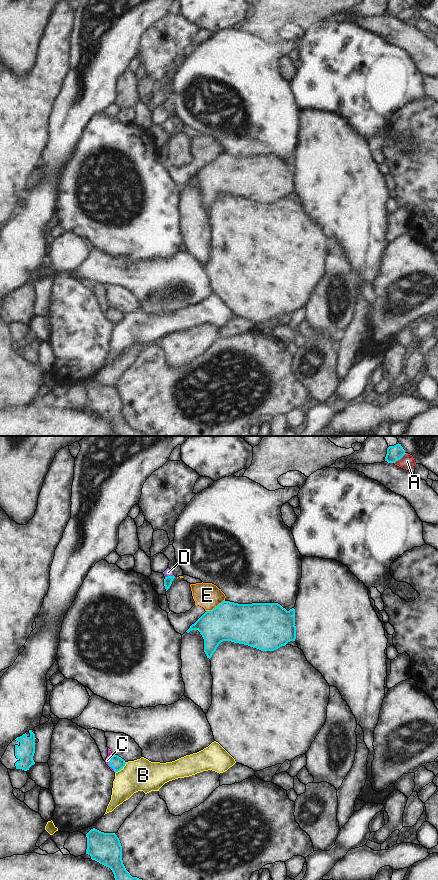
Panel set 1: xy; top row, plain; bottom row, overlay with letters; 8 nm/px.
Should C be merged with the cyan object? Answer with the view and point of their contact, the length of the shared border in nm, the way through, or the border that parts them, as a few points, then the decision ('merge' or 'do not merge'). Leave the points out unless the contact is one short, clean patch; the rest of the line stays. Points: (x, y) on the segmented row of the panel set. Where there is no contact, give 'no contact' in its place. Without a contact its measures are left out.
meets cyan in xy at (109, 762); contact 140 nm long; merge

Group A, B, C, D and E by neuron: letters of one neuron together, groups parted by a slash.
A / B / C D / E

